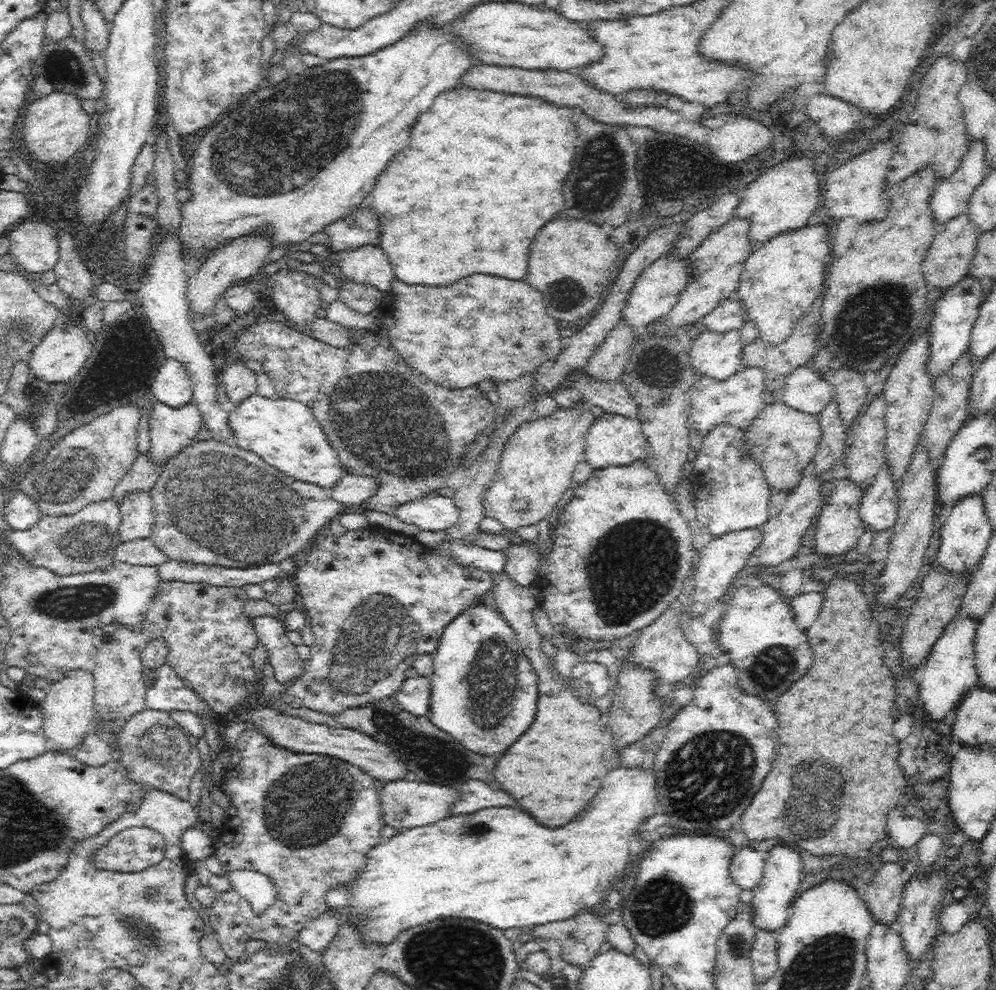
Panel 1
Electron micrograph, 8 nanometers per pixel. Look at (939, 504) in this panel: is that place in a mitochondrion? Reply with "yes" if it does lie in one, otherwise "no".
no

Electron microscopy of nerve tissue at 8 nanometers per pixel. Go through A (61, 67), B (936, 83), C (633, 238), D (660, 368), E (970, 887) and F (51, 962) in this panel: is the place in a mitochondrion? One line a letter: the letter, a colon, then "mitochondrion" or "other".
A: mitochondrion
B: other
C: other
D: mitochondrion
E: other
F: other

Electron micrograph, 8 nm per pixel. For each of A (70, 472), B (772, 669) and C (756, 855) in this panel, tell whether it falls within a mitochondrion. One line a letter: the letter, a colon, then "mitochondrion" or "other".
A: mitochondrion
B: mitochondrion
C: other

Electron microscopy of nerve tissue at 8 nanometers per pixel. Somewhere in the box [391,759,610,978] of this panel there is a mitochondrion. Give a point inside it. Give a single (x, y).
(471, 830)

